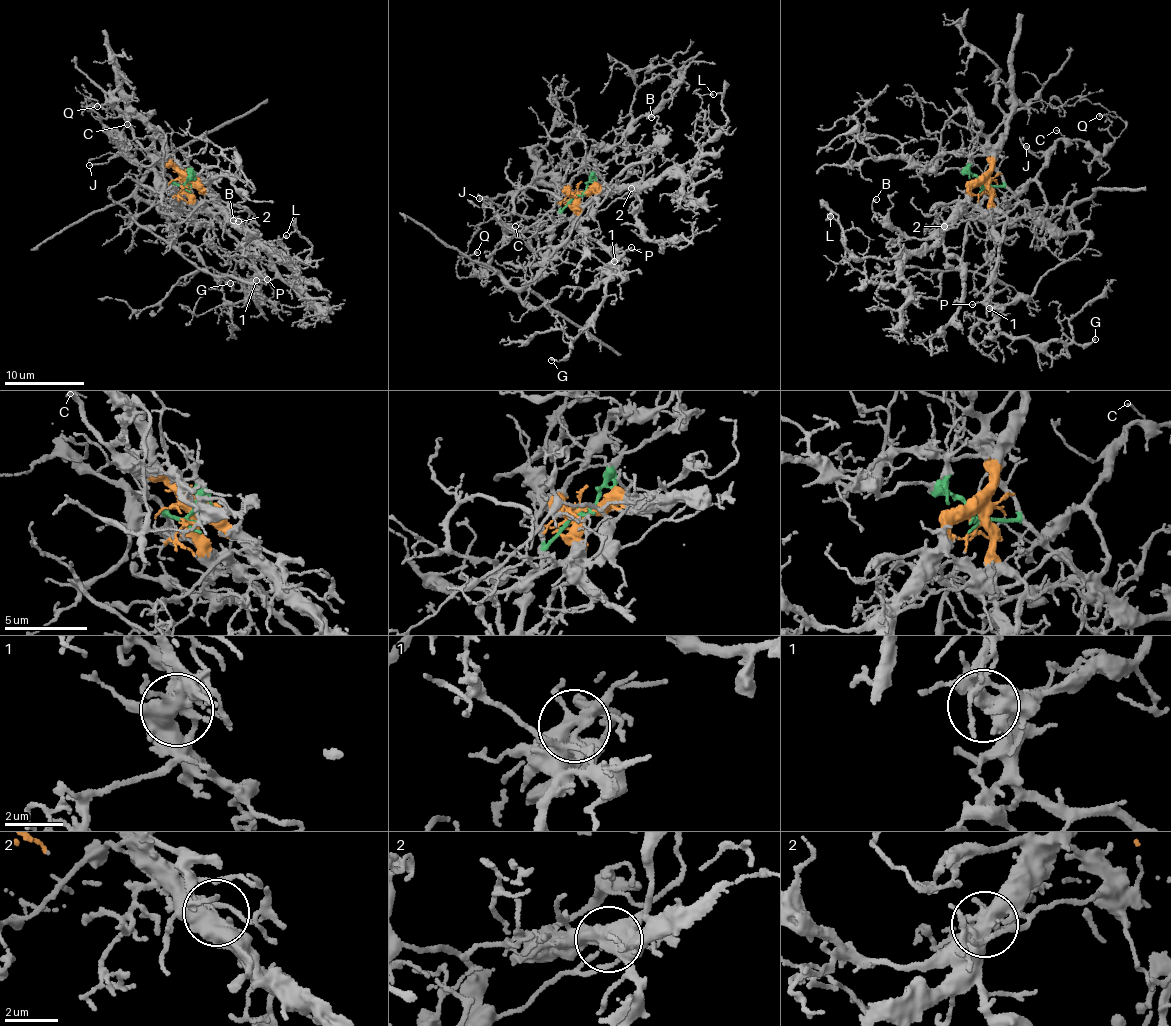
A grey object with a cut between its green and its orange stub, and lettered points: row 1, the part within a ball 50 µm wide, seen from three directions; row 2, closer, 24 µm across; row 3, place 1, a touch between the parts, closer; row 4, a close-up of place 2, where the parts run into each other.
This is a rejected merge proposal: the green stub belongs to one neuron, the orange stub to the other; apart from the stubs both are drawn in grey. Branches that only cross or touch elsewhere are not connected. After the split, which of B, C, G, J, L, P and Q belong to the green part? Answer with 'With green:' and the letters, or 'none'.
With green: C, J, Q

